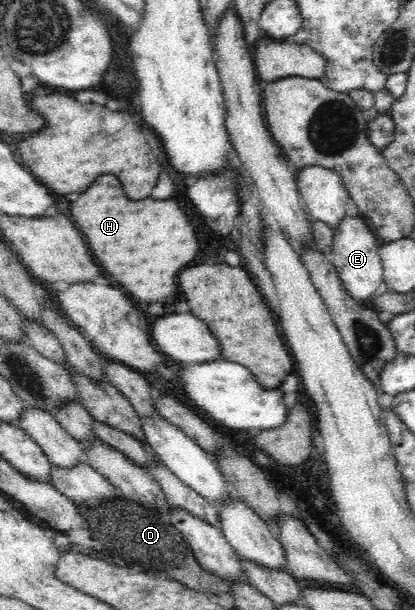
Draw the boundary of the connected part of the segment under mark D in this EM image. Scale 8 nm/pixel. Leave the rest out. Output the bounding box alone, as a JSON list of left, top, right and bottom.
[78,497,232,594]

